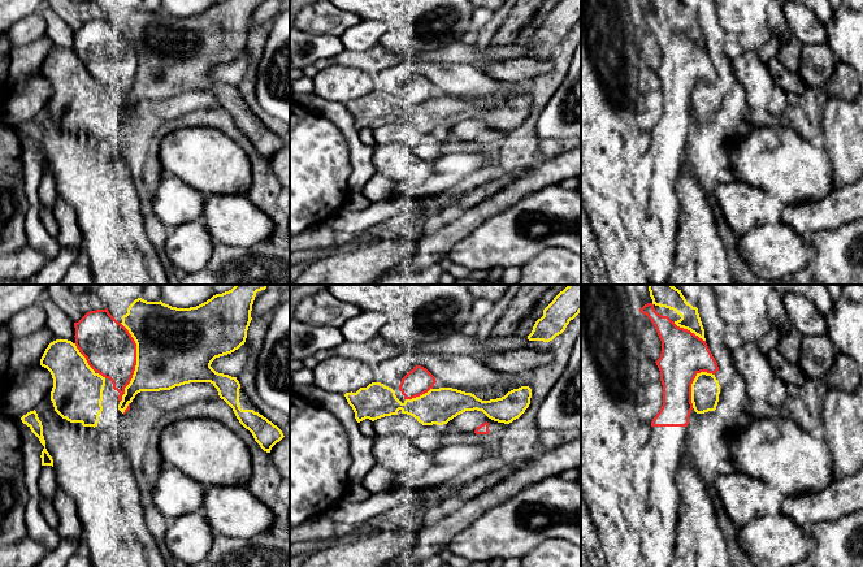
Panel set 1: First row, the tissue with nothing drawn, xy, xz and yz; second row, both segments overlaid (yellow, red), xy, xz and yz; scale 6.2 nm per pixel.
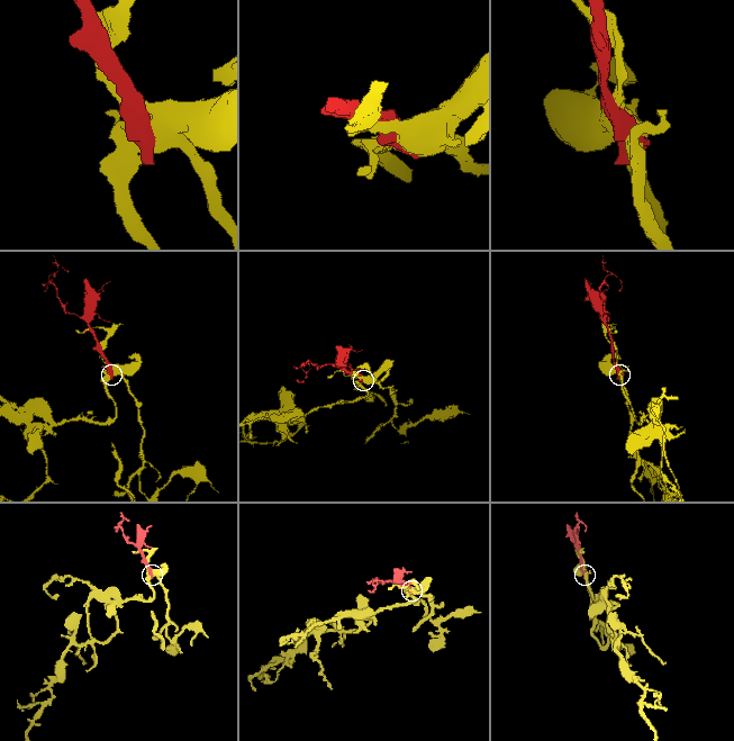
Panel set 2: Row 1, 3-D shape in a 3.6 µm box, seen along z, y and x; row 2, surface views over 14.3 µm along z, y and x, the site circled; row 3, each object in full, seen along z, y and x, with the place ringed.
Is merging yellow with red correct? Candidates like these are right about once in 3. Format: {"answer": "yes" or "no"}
{"answer": "no"}

